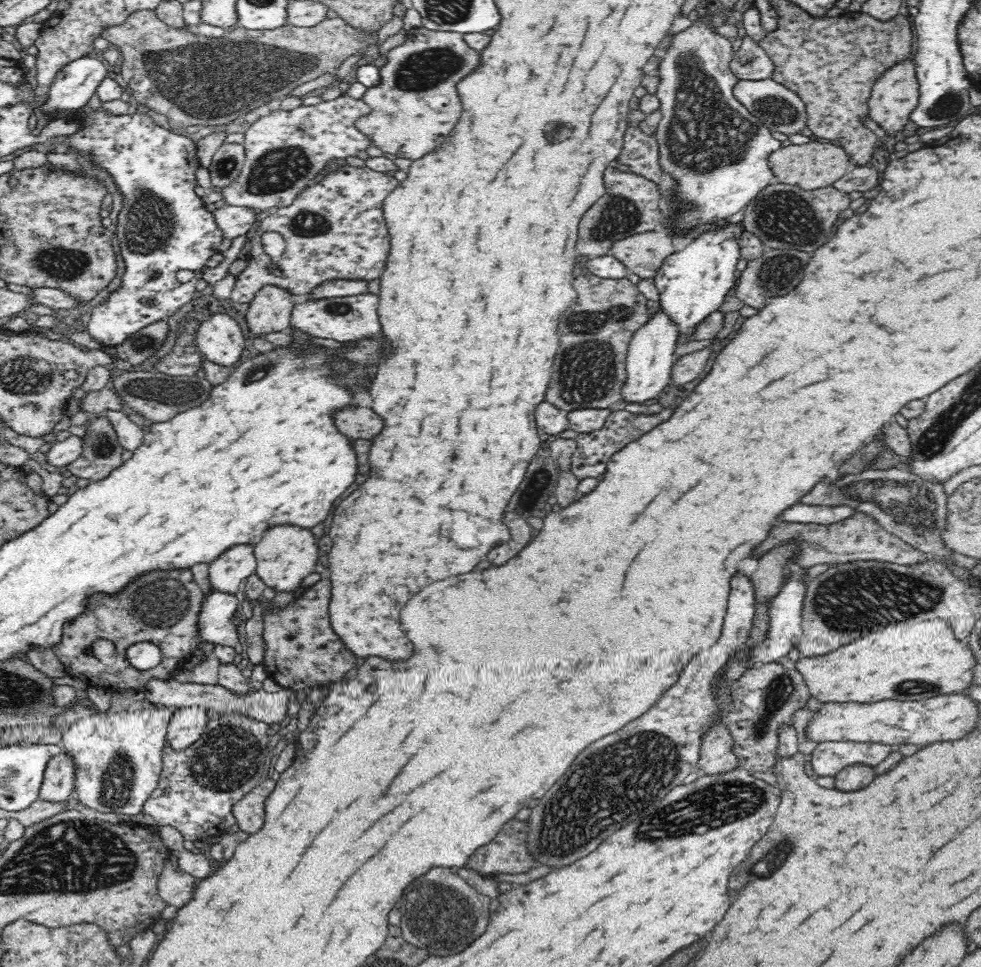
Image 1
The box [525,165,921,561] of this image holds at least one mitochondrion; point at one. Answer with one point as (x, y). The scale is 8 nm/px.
(587, 372)

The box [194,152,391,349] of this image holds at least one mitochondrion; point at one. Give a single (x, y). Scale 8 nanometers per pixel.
(306, 224)

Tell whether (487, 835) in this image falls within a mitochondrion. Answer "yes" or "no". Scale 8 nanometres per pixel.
no

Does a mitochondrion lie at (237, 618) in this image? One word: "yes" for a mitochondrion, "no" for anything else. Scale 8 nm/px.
no

